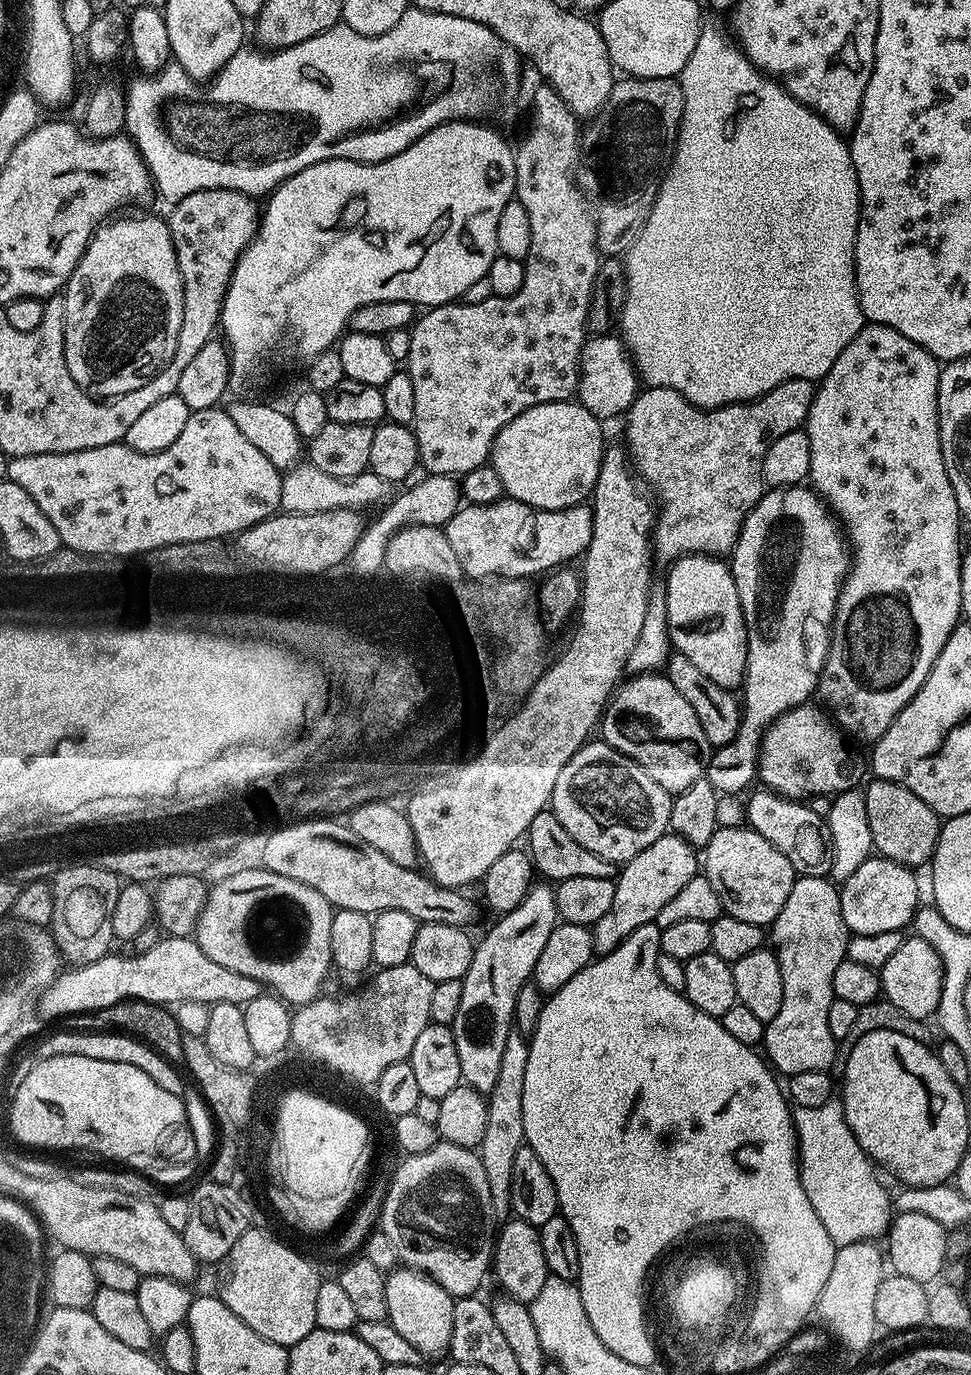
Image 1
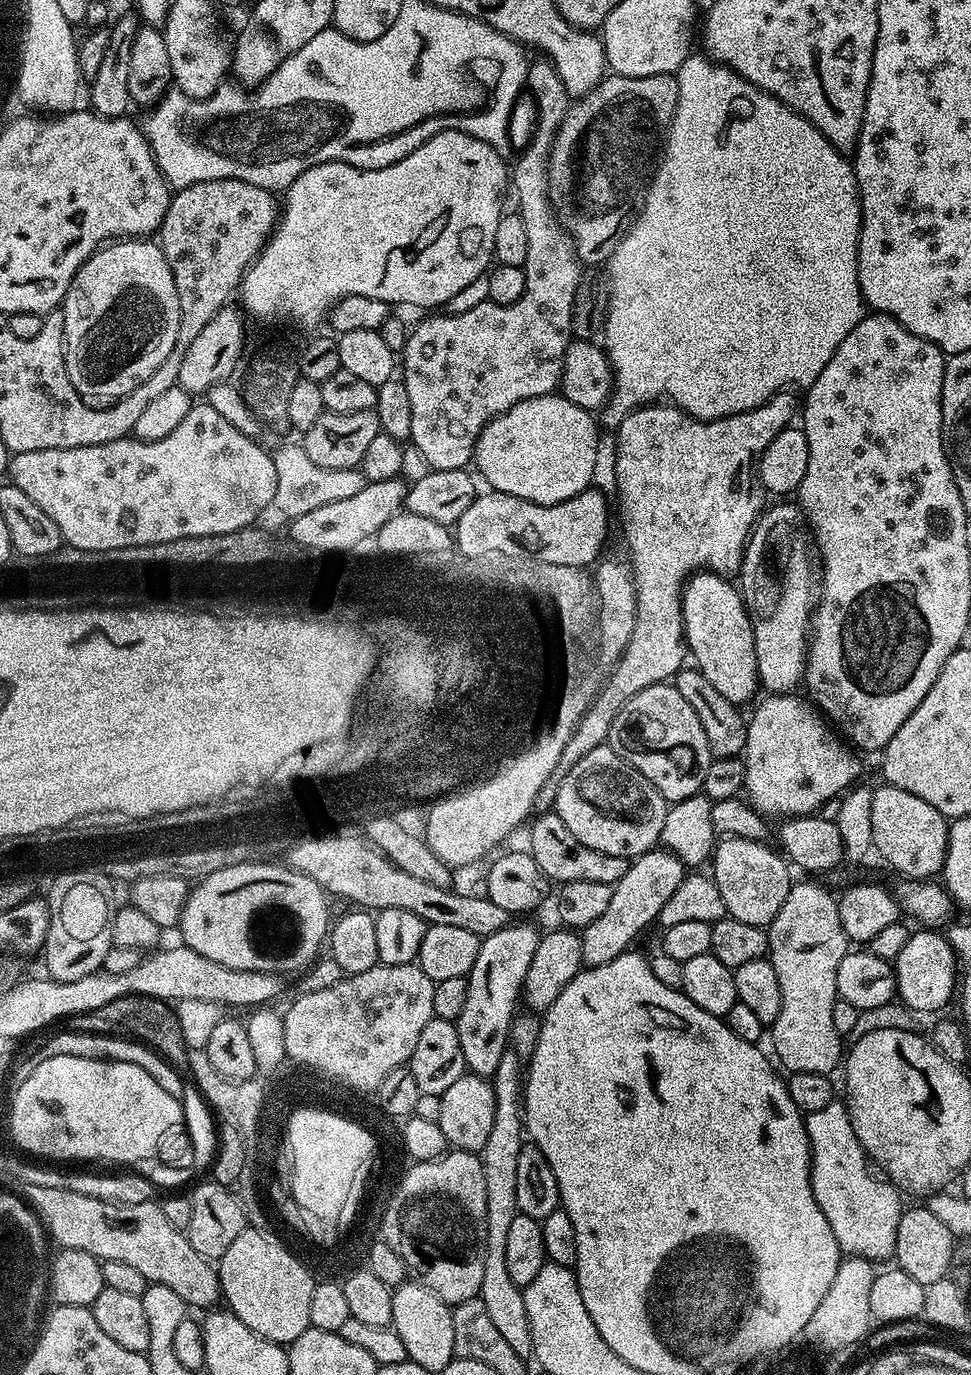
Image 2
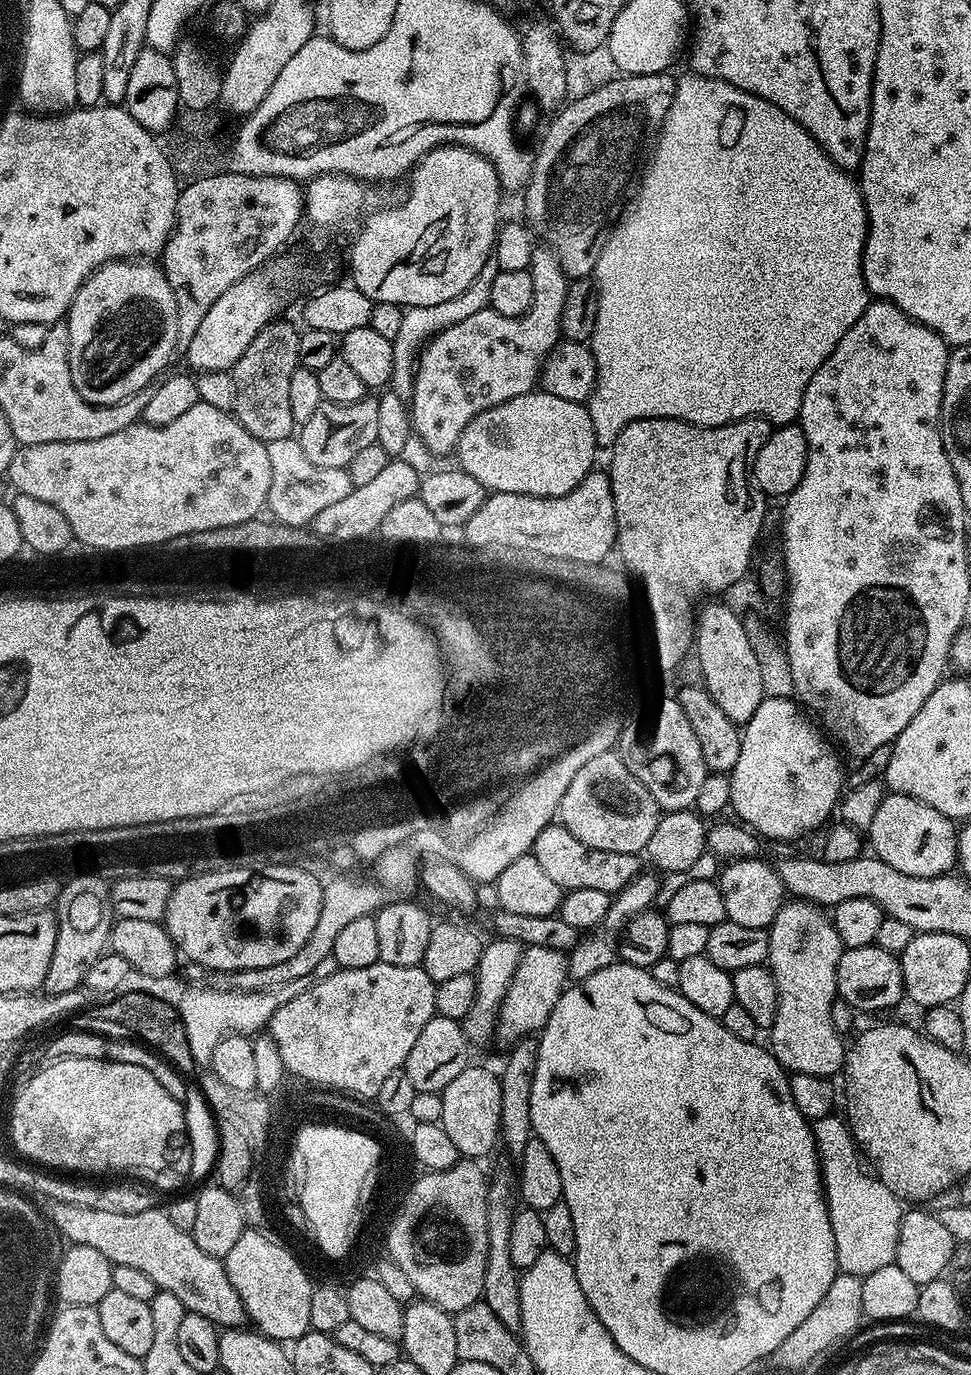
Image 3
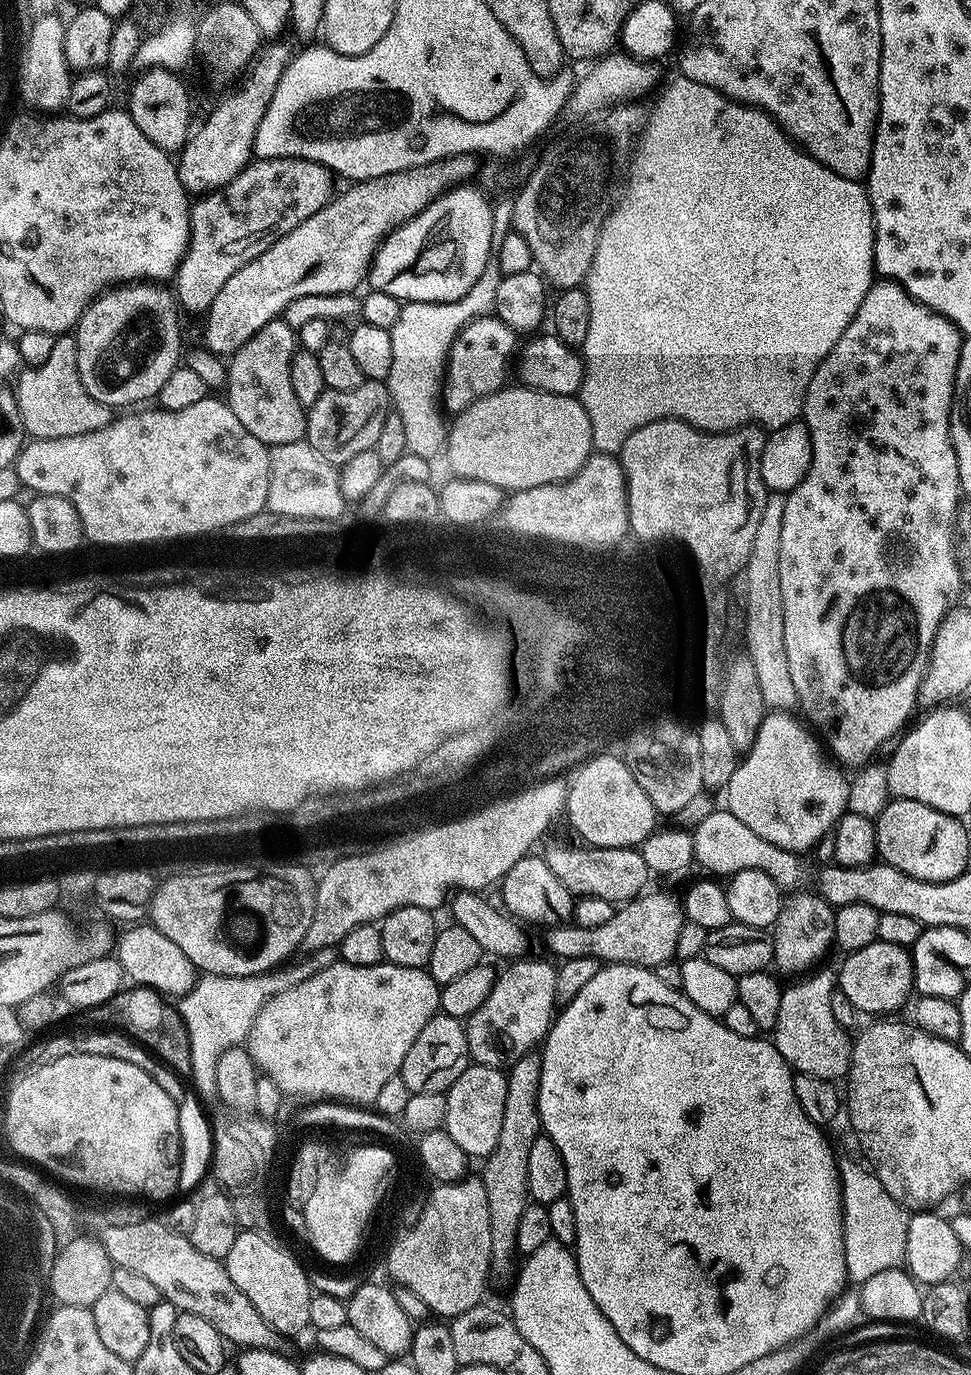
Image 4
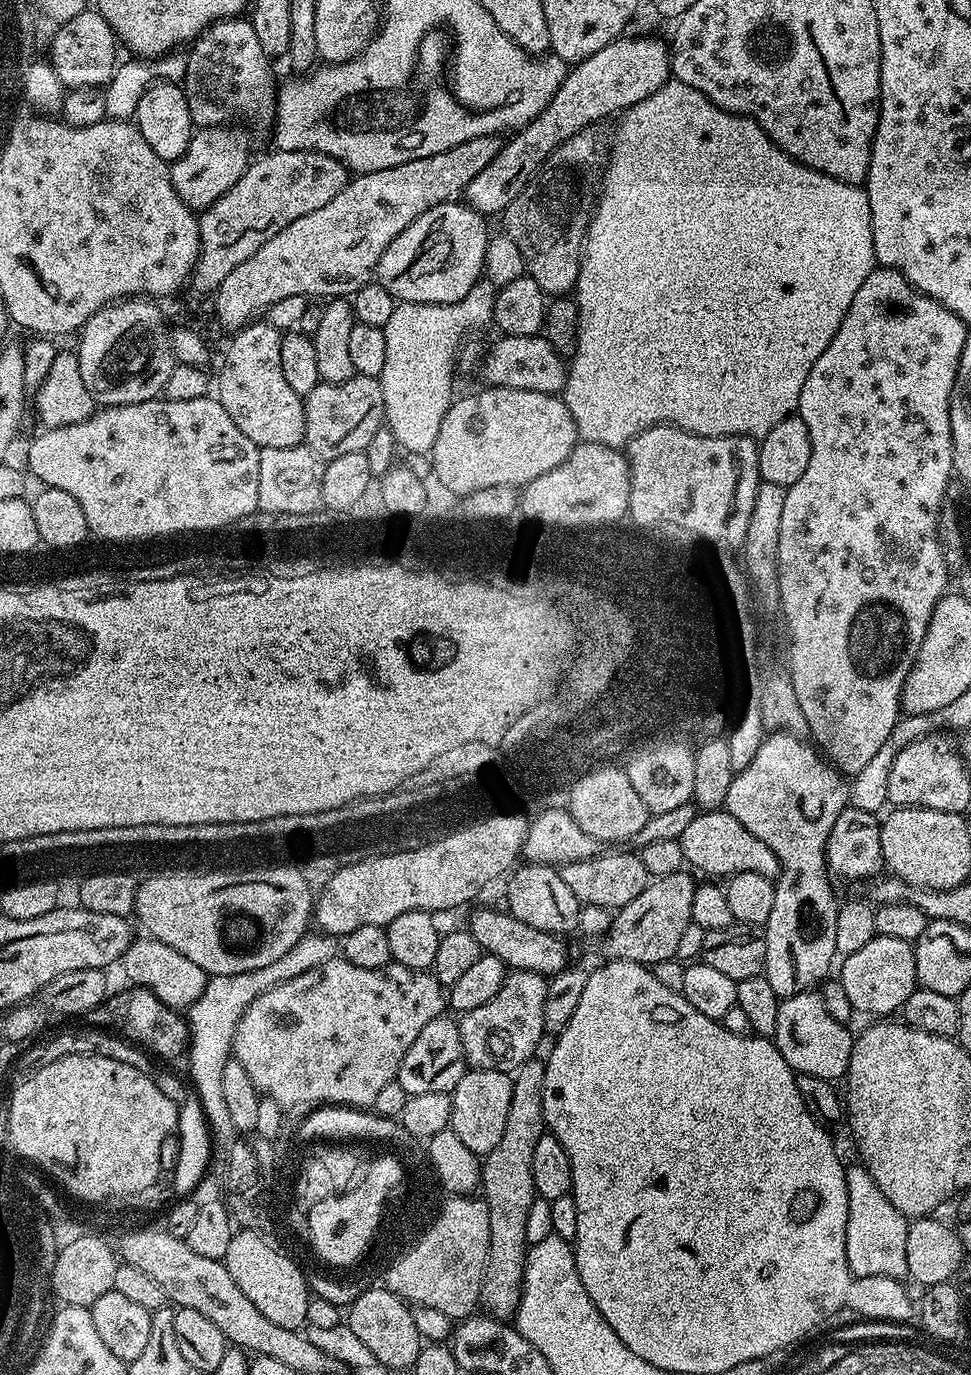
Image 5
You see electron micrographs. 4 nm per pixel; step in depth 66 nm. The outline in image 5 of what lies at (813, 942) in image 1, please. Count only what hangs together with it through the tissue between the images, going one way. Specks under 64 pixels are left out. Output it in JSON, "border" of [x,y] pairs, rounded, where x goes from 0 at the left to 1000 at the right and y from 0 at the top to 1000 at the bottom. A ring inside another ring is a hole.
{"border":[[[833,720],[804,727],[797,759],[817,780],[838,781],[838,784],[865,787],[873,782],[875,764],[880,756],[878,751],[873,751],[873,749],[870,745],[855,740],[843,721]]]}

